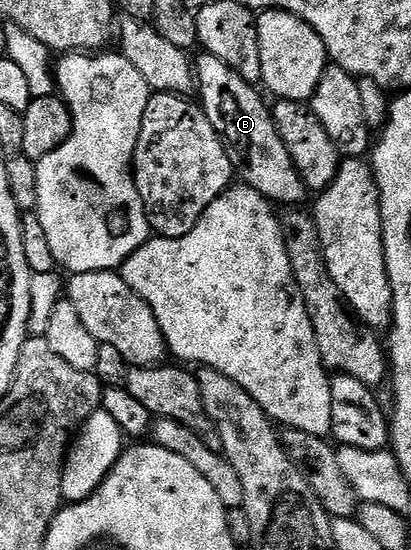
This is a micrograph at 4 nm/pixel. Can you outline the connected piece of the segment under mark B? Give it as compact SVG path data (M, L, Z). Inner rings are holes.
M206 52L199 56L194 61L196 89L200 93L198 104L210 119L214 131L218 131L239 180L241 177L247 188L261 193L269 203L288 205L284 207L303 206L300 204L306 196L304 180L290 159L290 151L286 151L286 143L282 143L278 135L269 102L264 102L252 90L255 88L244 81L238 71L226 67L222 59Z

